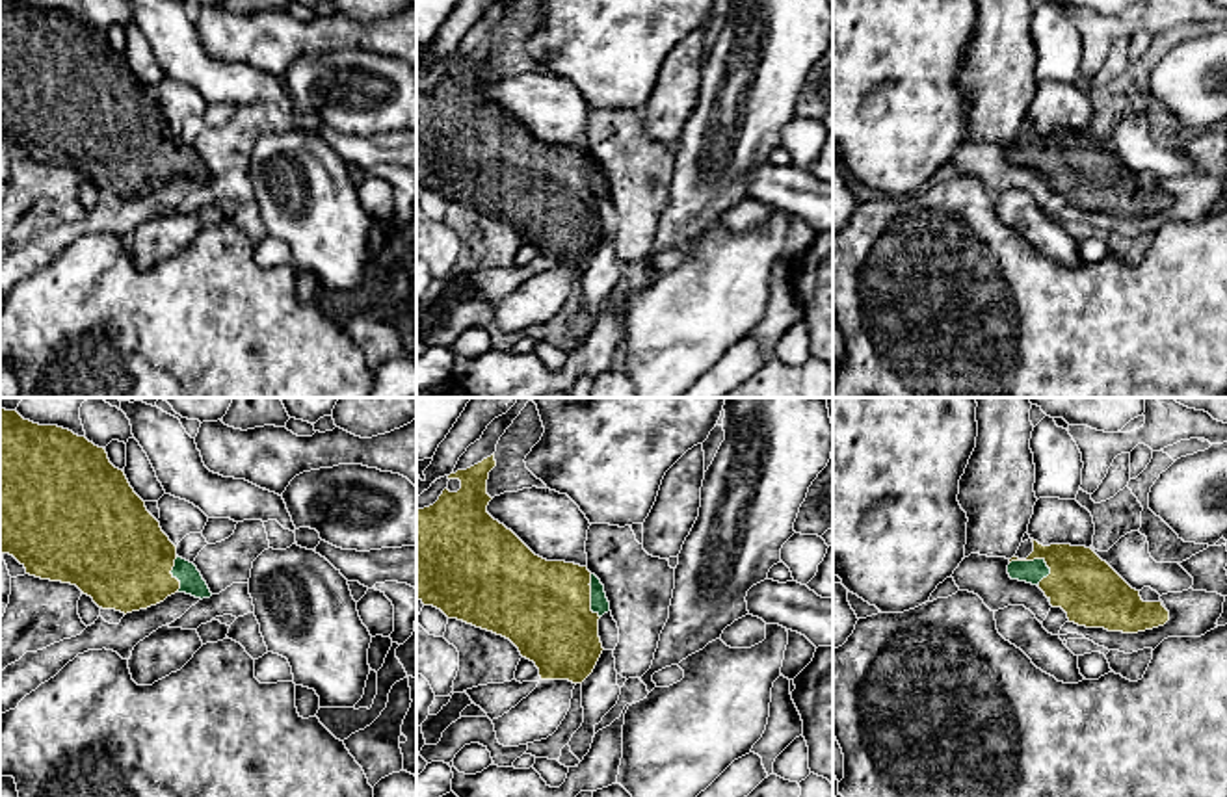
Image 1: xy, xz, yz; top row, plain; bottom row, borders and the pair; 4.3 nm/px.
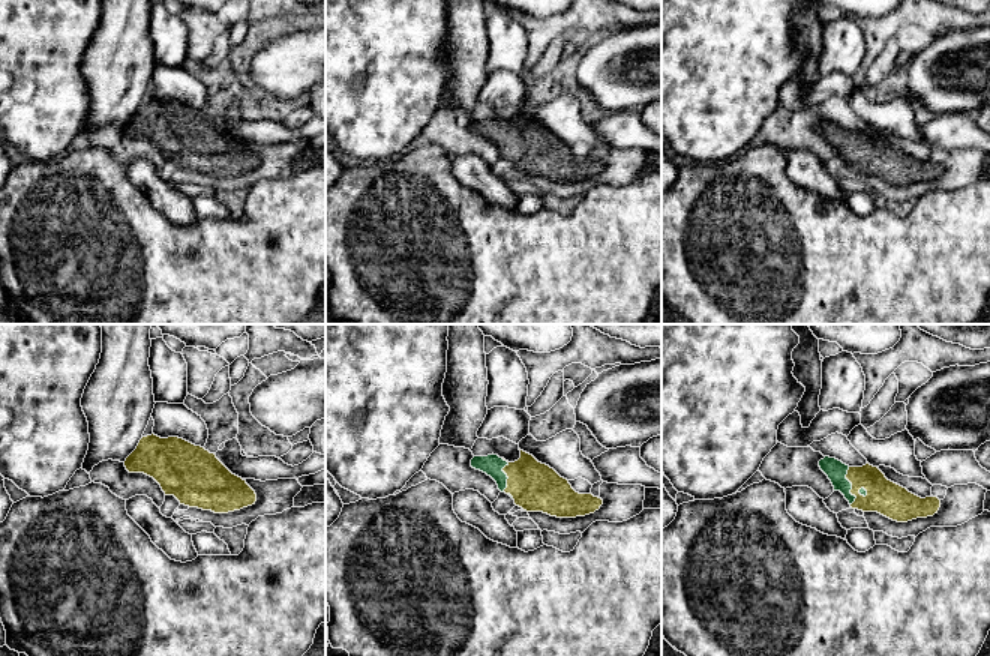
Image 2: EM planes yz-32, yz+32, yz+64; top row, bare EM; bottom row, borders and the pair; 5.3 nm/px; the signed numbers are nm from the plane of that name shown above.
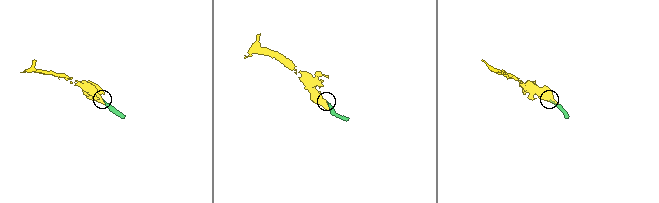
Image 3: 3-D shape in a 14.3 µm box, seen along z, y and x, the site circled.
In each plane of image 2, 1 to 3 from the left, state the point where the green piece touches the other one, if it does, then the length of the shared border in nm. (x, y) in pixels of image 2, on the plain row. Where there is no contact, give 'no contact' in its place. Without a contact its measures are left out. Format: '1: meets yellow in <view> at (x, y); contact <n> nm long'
1: no contact
2: meets yellow in yz+32 at (506, 137); contact 180 nm long
3: meets yellow in yz+64 at (852, 150); contact 200 nm long

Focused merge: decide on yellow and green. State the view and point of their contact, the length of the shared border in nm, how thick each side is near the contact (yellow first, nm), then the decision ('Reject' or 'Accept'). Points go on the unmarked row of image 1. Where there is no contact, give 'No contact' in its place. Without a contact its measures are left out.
Touches yellow at yz (1032, 143). Shared border 190 nm. Thickness 280 nm (yellow) against 100 nm. Accept

